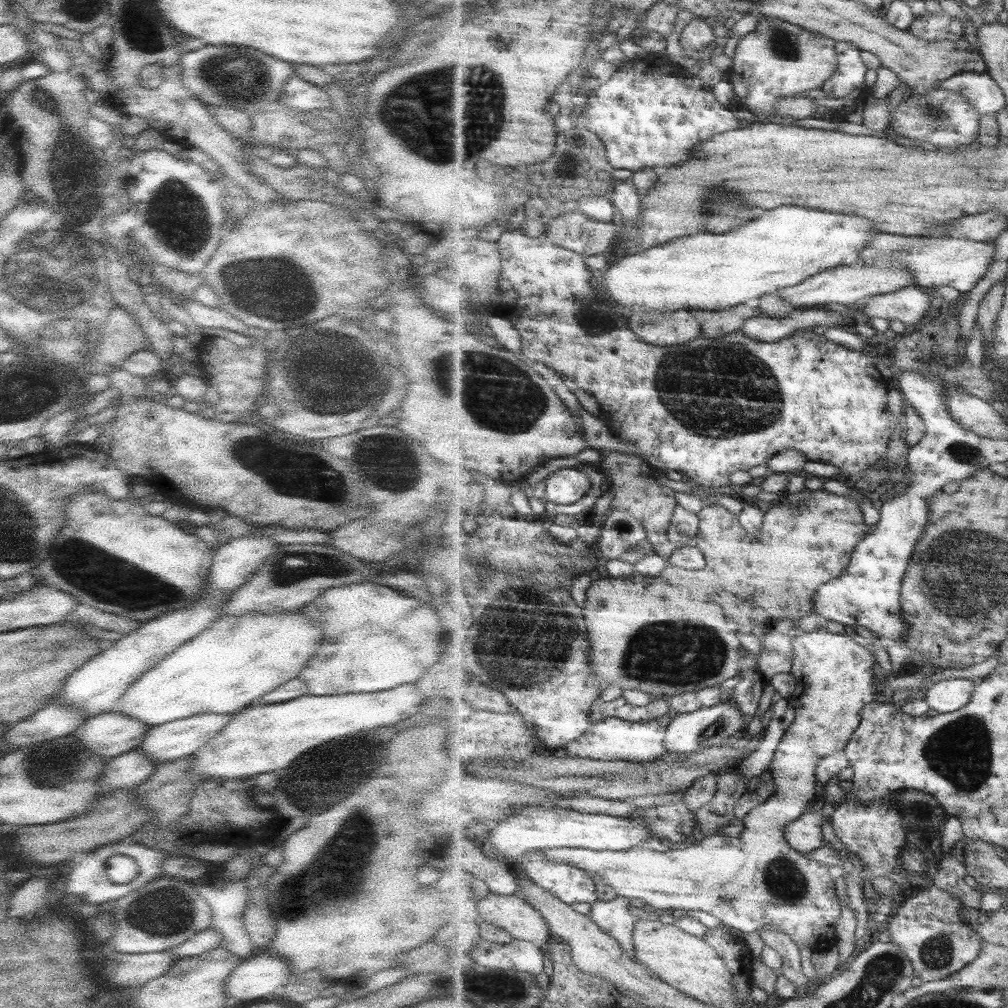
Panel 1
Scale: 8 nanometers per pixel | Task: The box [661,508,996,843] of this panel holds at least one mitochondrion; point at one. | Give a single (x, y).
(959, 751)

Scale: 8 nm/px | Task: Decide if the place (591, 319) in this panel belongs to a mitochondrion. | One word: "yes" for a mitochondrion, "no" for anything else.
yes

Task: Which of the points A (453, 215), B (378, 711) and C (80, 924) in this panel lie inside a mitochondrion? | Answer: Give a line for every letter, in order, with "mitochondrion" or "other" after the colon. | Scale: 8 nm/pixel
A: other
B: other
C: other

